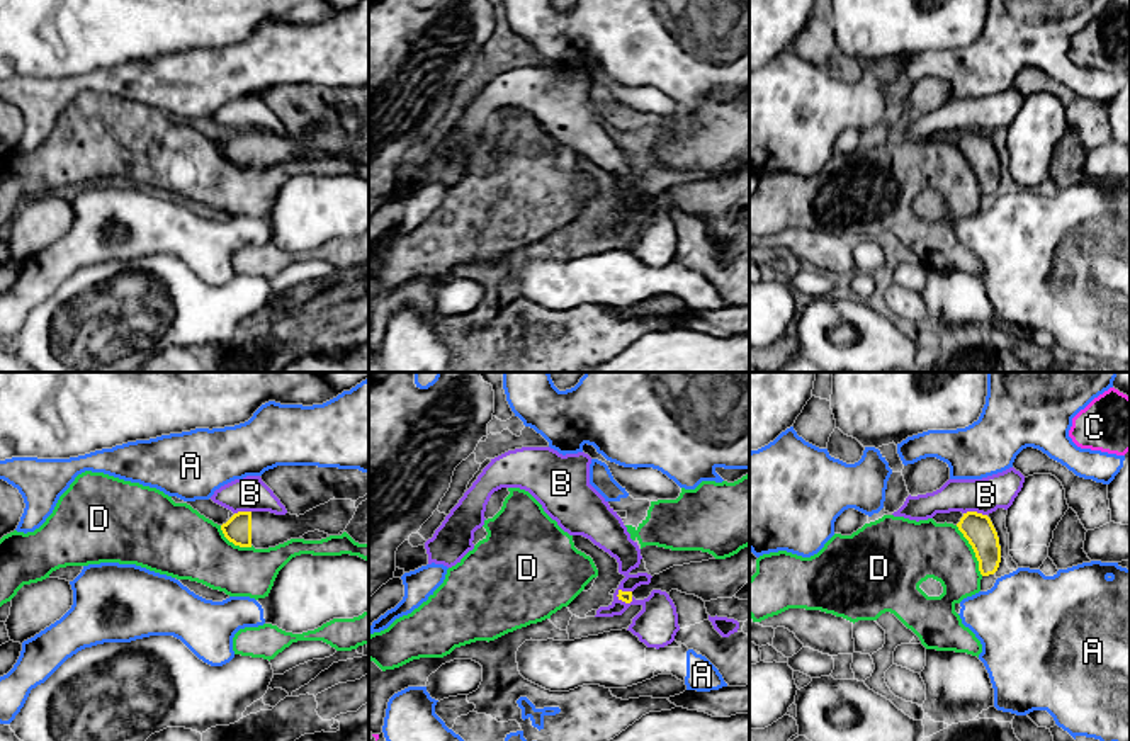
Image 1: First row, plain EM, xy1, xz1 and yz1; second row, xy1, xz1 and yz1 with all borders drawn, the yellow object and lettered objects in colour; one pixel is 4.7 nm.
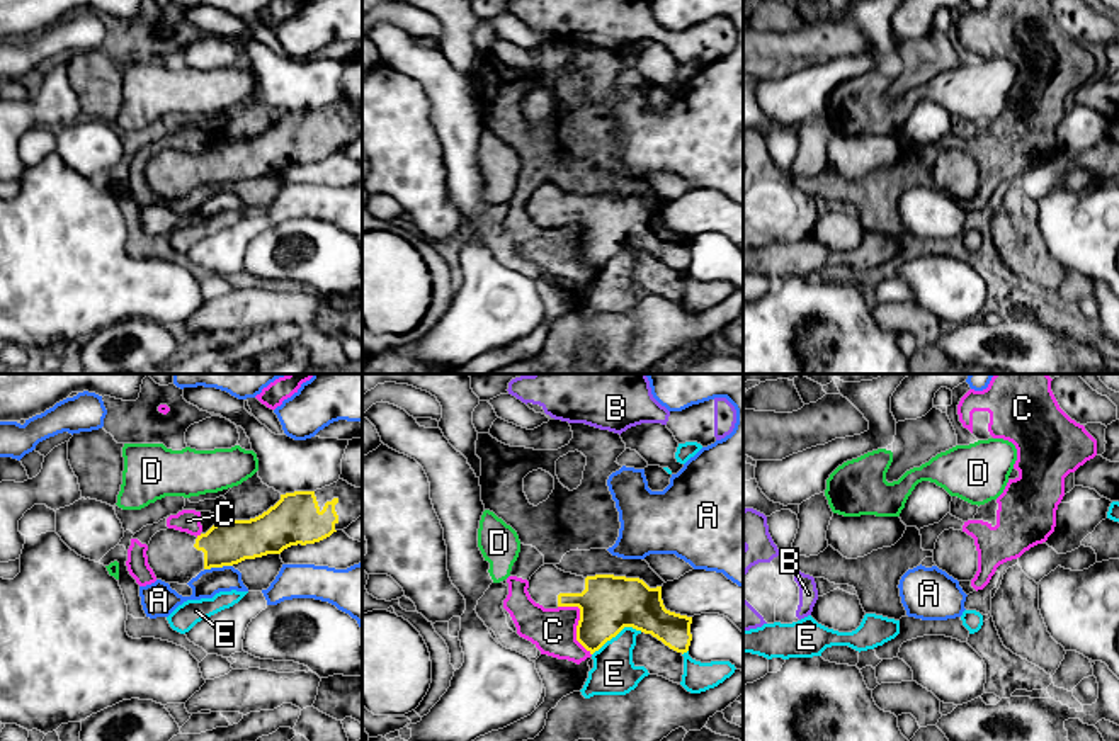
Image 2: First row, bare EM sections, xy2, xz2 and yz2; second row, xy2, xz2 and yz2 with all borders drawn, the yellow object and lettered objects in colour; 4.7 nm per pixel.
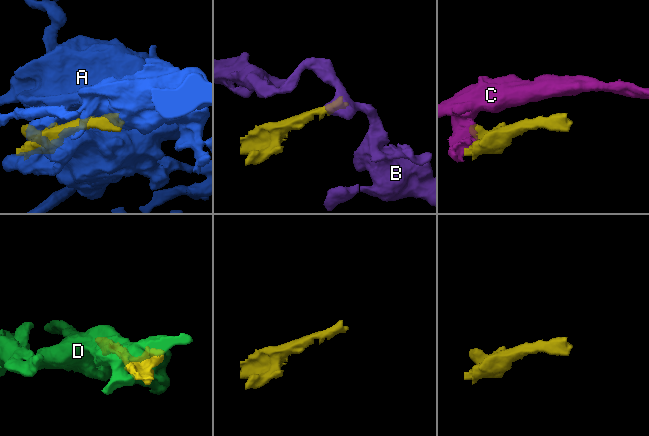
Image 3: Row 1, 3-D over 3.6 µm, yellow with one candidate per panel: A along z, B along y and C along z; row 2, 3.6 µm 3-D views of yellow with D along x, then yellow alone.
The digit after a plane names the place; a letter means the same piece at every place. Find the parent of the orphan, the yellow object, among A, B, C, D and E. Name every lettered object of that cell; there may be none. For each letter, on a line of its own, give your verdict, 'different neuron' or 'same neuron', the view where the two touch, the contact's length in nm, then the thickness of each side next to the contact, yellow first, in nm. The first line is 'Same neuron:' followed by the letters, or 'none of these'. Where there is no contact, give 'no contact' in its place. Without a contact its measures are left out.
Same neuron: none of these
A: different neuron | xy2 | 140 nm | 200/130 nm
B: different neuron | yz1 | 110 nm | 150/170 nm
C: different neuron | xz2 | 280 nm | 260/220 nm
D: different neuron | yz1 | 280 nm | 150/280 nm
E: different neuron | xz2 | 260 nm | 260/200 nm

